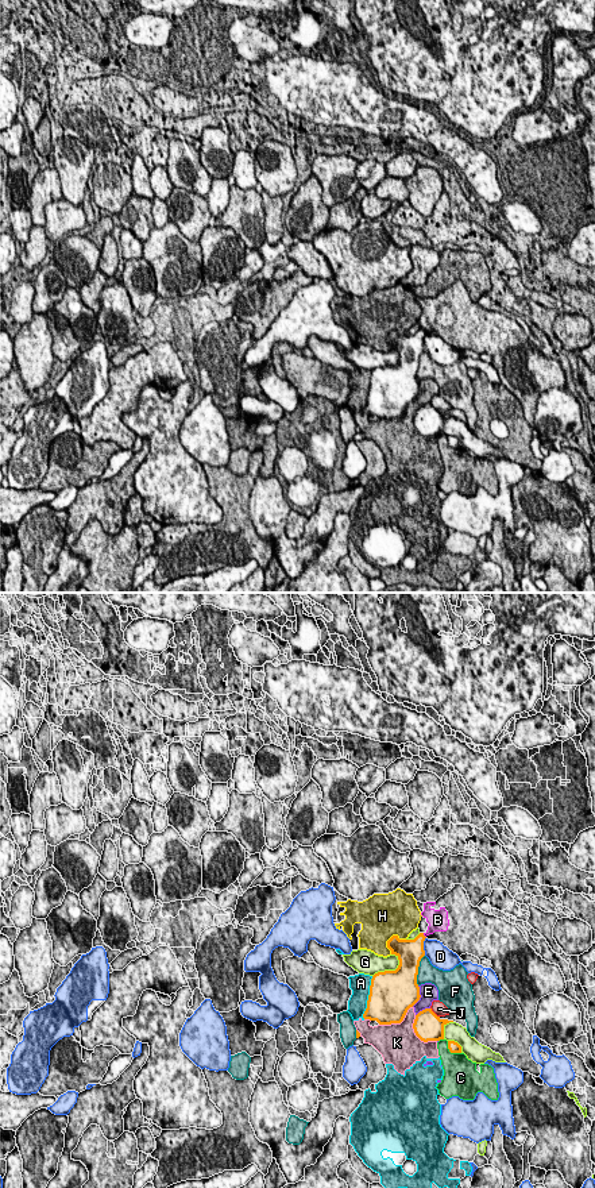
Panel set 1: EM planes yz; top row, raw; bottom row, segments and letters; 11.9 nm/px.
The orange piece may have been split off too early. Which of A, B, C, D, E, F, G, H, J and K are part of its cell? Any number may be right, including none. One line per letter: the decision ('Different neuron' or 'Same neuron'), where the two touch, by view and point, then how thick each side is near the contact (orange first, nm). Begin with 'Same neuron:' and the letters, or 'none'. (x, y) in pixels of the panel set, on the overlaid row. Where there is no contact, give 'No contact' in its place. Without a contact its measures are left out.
Same neuron: D
A: Different neuron. Touches orange at yz (369, 998). Thickness 500 nm (orange) against 240 nm
B: Different neuron. Touches orange at yz (424, 936). Thickness 300 nm (orange) against 240 nm
C: Different neuron. Touches orange at yz (451, 1052). Thickness 130 nm (orange) against 360 nm
D: Same neuron. Touches orange at yz (422, 947). Thickness 300 nm (orange) against 280 nm
E: Different neuron. Touches orange at yz (420, 996). Thickness 460 nm (orange) against 220 nm
F: Different neuron. Touches orange at yz (417, 969). Thickness 360 nm (orange) against 220 nm
G: Different neuron. Touches orange at yz (390, 971). Thickness 500 nm (orange) against 240 nm
H: Different neuron. Touches orange at yz (390, 938). Thickness 260 nm (orange) against 460 nm
J: Different neuron. Touches orange at yz (433, 1013). Thickness 340 nm (orange) against 160 nm
K: Different neuron. Touches orange at yz (417, 1036). Thickness 340 nm (orange) against 480 nm

